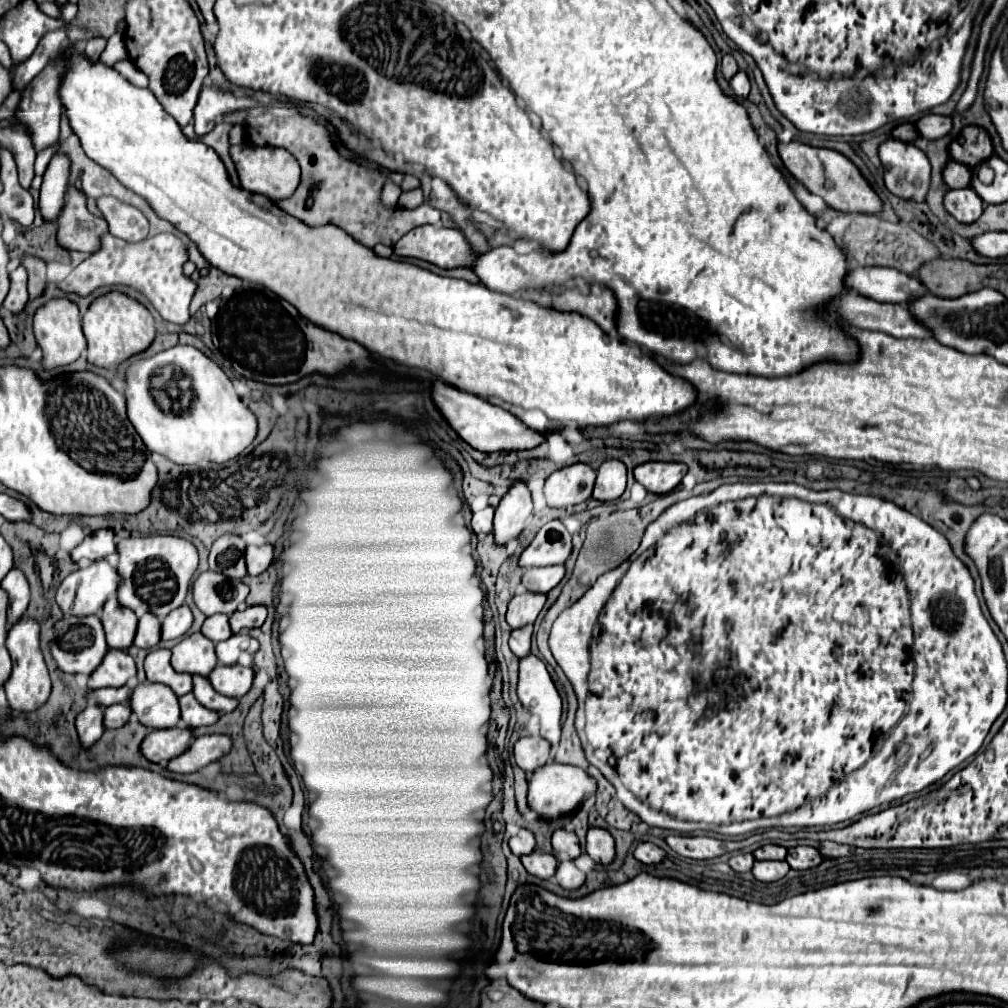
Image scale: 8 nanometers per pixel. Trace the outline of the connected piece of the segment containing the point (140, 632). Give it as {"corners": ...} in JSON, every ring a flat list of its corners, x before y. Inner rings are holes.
{"corners":[[143,615,137,625,137,635,133,645,141,649,153,649,161,641,161,621,155,615]]}

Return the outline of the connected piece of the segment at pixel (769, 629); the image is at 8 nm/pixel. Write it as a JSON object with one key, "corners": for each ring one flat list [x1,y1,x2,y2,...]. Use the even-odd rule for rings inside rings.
{"corners":[[755,483,721,485,719,489,703,497,705,507,711,507,711,509,699,513,693,521,673,527,669,533,667,533,669,525,659,525,657,537,663,537,663,539,659,539,655,547,645,549,641,545,637,551,639,555,633,555,635,559,629,563,629,569,625,561,615,571,609,571,607,575,599,577,597,583,577,603,573,603,571,609,565,609,557,617,551,629,551,639,549,639,551,653,557,665,563,669,563,673,571,681,575,695,579,699,575,727,583,741,583,749,587,753,589,763,595,765,607,777,607,781,619,783,617,799,629,811,637,813,651,827,663,827,663,829,679,831,679,833,707,829,707,831,715,831,723,835,743,835,774,827,823,827,823,825,835,825,841,821,853,819,855,815,867,813,873,807,879,807,893,799,919,793,921,789,939,781,945,773,961,765,967,757,977,753,993,721,1001,715,1007,703,1007,663,1005,663,1001,643,997,641,985,615,981,613,969,569,953,555,947,539,939,531,935,531,931,525,927,525,923,519,915,517,913,513,897,507,895,503,881,501,879,497,873,497,873,495,853,495,853,493,831,489,831,491,815,491,815,501,807,503,803,499,795,499,795,497,809,497,807,495,809,489,797,483,759,483,759,489,763,489,759,491,761,495,749,495,747,499,741,499,741,495,749,491,747,489,749,485,753,487],[727,659,735,663,737,669,727,673,727,677,721,679,717,669],[723,703,743,703,747,711,727,711],[885,733,889,733,889,737,875,751,875,737,885,735]]}

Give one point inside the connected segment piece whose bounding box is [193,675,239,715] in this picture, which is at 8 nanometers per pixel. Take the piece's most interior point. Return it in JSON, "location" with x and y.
{"location":[204,693]}

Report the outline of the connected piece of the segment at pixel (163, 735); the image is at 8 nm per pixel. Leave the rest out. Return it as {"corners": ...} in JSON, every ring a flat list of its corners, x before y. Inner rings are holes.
{"corners":[[155,729,141,743,141,755,151,763,167,763,175,755,183,753,193,741,189,729]]}

